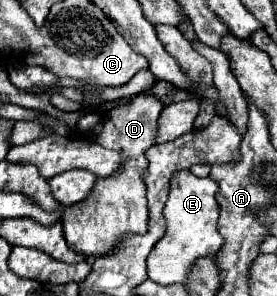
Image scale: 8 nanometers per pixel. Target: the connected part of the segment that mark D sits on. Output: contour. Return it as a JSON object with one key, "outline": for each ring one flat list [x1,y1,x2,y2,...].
{"outline":[[141,92,129,98,129,102,115,106,103,114,105,116,103,132,95,140,105,148,123,152,123,170,119,170,111,178,97,180,93,192,85,200,73,204,71,210,67,210,67,216,63,218,63,232,69,248,75,250,77,254,83,254,85,258,107,256,115,252,115,248,125,236,145,234,149,230,147,226,149,214,147,214,147,198,145,198,147,186,143,182,143,174,149,166,145,152,151,146,155,146,157,124,163,108,165,104,157,96,149,92]]}

